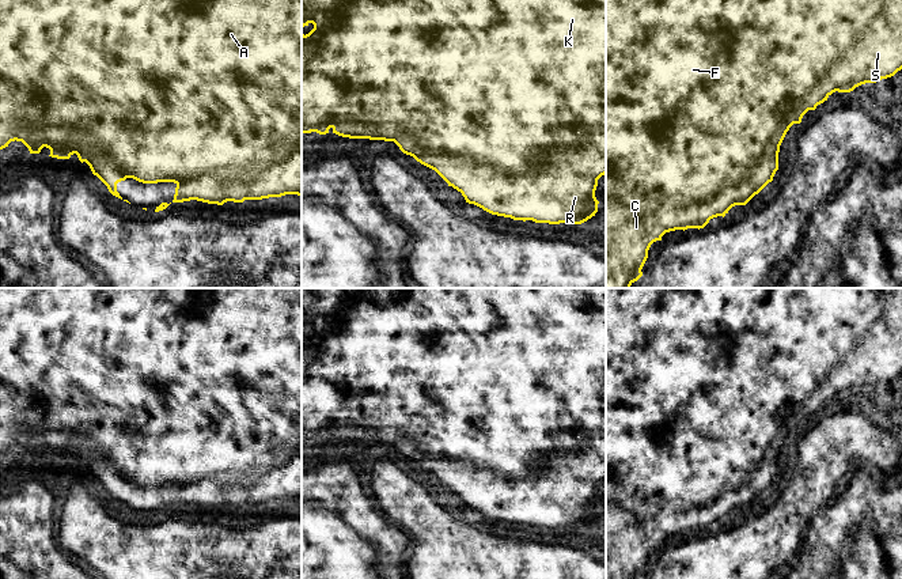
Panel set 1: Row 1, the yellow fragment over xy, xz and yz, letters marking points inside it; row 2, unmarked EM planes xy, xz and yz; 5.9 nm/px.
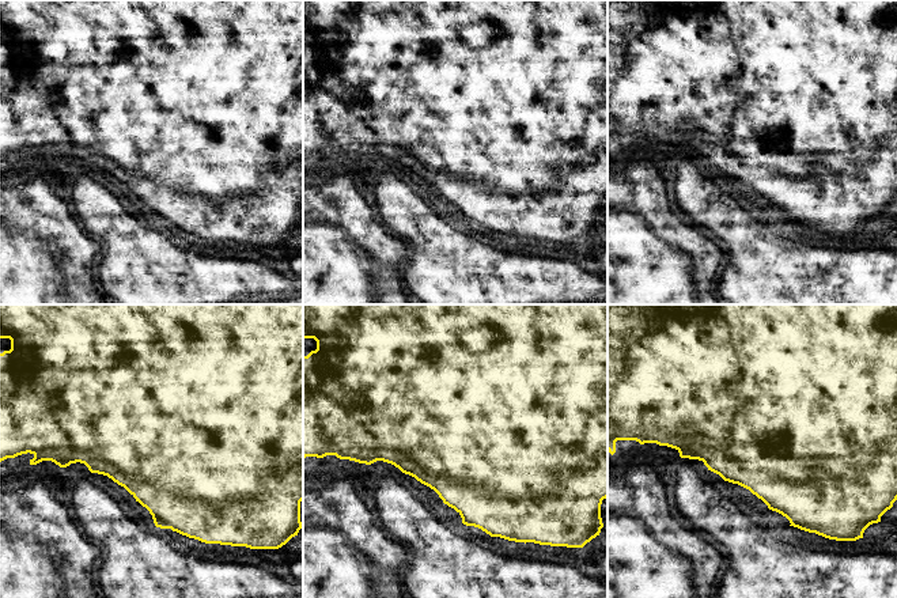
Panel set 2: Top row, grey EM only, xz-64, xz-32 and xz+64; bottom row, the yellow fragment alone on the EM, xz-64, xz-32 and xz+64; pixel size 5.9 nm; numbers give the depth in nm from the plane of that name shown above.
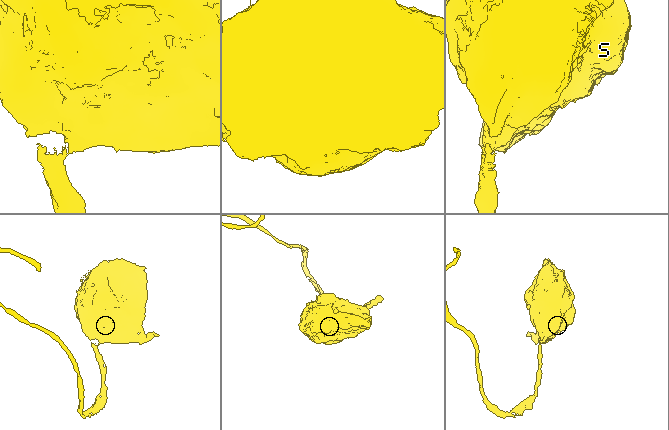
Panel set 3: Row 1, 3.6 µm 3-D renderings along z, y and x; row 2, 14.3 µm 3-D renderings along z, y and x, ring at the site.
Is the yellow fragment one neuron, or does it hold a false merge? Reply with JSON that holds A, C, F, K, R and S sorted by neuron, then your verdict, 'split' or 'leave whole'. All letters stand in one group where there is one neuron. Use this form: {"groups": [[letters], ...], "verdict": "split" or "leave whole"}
{"groups": [["A", "C", "F", "K", "R", "S"]], "verdict": "leave whole"}

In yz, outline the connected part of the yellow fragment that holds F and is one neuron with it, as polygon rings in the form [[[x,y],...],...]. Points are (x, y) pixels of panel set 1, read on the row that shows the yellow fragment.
[[[606,0],[606,288],[630,288],[643,276],[648,250],[666,232],[704,228],[710,219],[725,216],[735,205],[746,205],[778,170],[780,145],[793,124],[800,124],[808,110],[838,92],[850,92],[865,83],[876,83],[902,69],[902,0]]]

